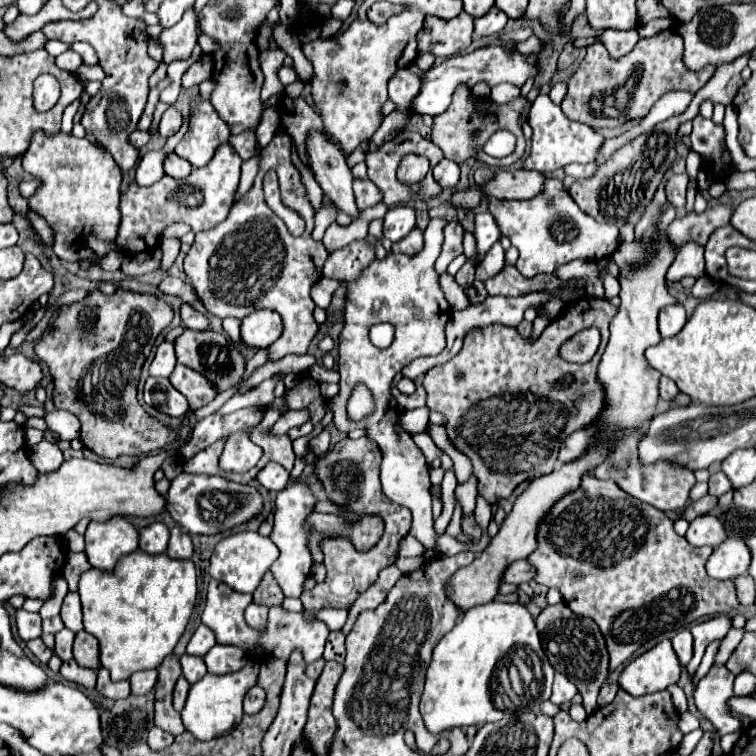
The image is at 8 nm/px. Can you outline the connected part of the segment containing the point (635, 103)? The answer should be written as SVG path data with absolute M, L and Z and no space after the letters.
M674 28L652 38L640 38L634 50L620 60L612 60L602 42L592 42L586 50L586 58L568 82L568 94L562 100L562 110L570 116L570 120L582 122L590 128L610 128L610 118L620 124L624 120L642 120L662 94L670 90L688 90L694 94L716 72L716 66L712 64L704 66L700 72L692 72L684 66L682 38Z

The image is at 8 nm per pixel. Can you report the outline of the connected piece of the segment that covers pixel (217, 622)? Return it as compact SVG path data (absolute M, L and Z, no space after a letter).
M212 580L208 584L202 622L216 634L218 644L232 644L252 652L252 646L260 640L260 634L250 630L244 622L244 610L250 602L252 594L238 594L224 582Z

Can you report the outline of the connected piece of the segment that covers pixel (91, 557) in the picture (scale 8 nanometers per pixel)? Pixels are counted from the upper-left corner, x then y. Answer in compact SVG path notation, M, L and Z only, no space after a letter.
M112 516L106 522L90 522L84 536L86 536L88 562L100 570L112 570L120 556L138 550L138 530L124 516Z

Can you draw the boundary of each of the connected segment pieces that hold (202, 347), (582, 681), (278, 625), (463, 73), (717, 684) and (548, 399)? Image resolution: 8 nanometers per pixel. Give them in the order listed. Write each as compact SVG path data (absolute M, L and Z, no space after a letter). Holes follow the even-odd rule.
M184 330L184 334L176 340L176 356L178 362L204 374L208 382L216 388L218 394L224 390L236 386L238 390L244 384L244 370L246 370L246 360L238 348L238 344L232 344L226 336L216 334L216 332L196 332L196 330Z
M564 602L556 606L546 606L540 616L536 618L536 628L540 630L542 648L556 672L562 672L578 686L578 692L584 700L584 708L588 710L588 716L598 708L596 698L602 688L602 684L608 680L610 674L610 656L606 650L604 636L596 622L586 616L576 616Z
M278 606L270 610L268 630L264 632L264 656L276 656L288 660L294 648L304 652L306 664L318 660L324 652L328 626L320 620L304 620L302 614L280 612Z
M488 46L488 48L474 50L470 54L458 54L458 56L452 56L448 60L444 60L442 64L420 74L422 84L420 84L420 92L412 100L412 110L416 114L422 114L422 116L424 114L436 116L436 114L444 112L452 100L452 92L454 92L456 84L460 84L460 82L468 84L470 88L480 80L486 80L490 86L498 86L502 82L524 86L528 76L536 76L536 74L538 74L538 68L530 66L526 62L526 56L520 56L520 54L510 52L510 50L506 52L506 48L502 48L502 46Z
M712 666L694 690L698 710L714 724L718 736L742 730L742 722L728 716L730 708L726 706L726 700L732 696L732 684L734 676L726 666Z
M584 296L574 304L568 304L564 314L560 314L548 324L536 344L524 340L512 326L490 324L482 328L472 328L464 336L462 350L450 362L430 368L424 376L428 408L444 414L444 418L448 420L446 430L450 440L460 452L464 452L472 460L474 474L478 478L478 492L492 506L496 504L496 500L508 498L520 482L550 474L554 470L562 440L572 432L582 430L588 424L596 424L596 420L600 420L600 412L604 410L604 388L602 384L598 384L596 368L606 348L608 326L614 314L616 306L612 306L608 300ZM582 324L596 326L602 334L602 344L596 356L588 364L568 364L558 360L556 352L562 340L568 340L568 336L572 336L574 330L578 332Z

